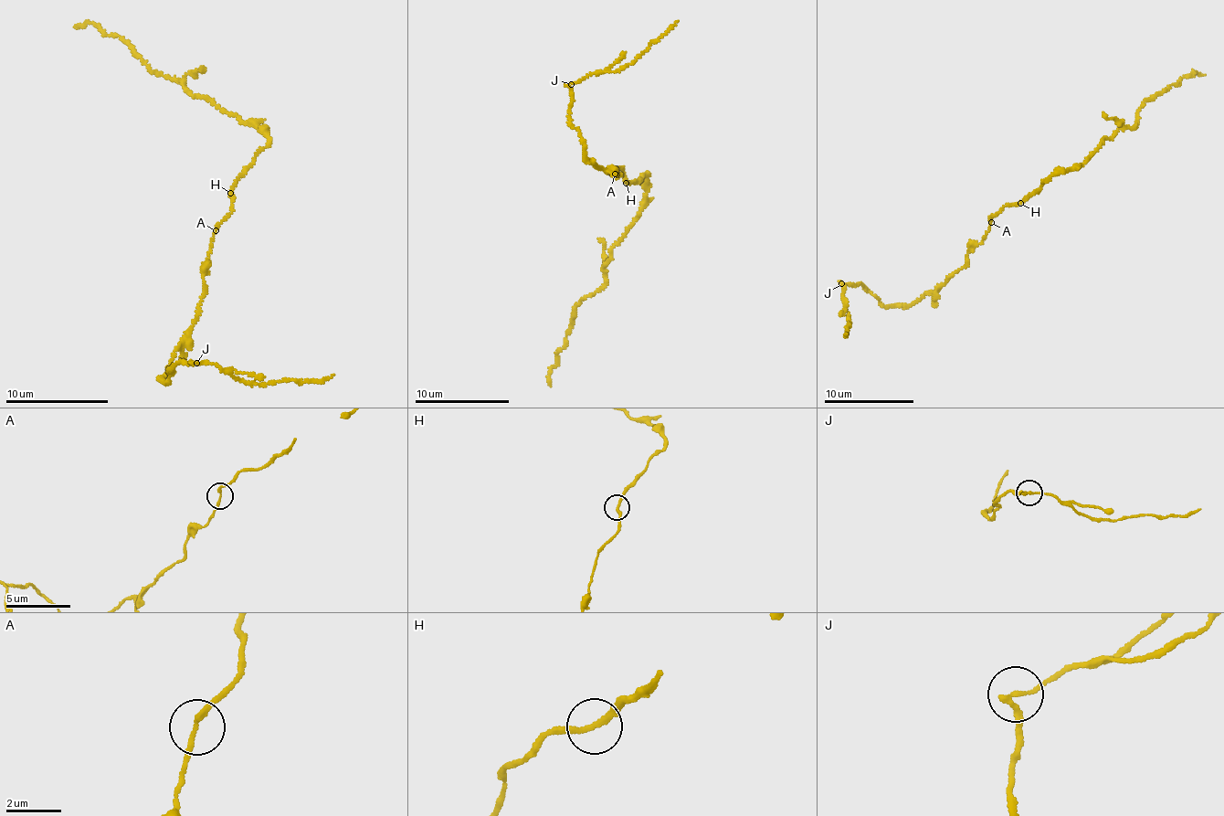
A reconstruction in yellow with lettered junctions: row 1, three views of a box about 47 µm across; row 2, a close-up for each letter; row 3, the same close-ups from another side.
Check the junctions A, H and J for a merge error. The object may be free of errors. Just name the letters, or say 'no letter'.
J

